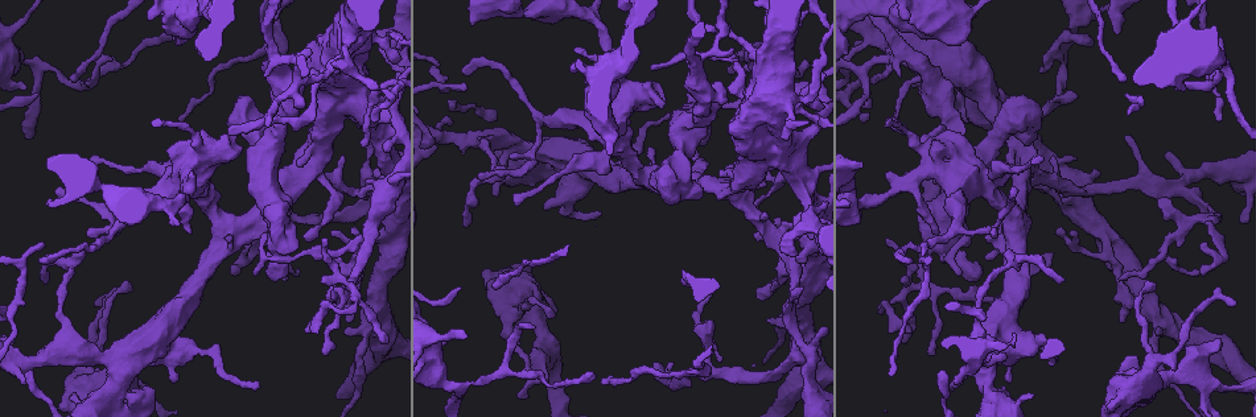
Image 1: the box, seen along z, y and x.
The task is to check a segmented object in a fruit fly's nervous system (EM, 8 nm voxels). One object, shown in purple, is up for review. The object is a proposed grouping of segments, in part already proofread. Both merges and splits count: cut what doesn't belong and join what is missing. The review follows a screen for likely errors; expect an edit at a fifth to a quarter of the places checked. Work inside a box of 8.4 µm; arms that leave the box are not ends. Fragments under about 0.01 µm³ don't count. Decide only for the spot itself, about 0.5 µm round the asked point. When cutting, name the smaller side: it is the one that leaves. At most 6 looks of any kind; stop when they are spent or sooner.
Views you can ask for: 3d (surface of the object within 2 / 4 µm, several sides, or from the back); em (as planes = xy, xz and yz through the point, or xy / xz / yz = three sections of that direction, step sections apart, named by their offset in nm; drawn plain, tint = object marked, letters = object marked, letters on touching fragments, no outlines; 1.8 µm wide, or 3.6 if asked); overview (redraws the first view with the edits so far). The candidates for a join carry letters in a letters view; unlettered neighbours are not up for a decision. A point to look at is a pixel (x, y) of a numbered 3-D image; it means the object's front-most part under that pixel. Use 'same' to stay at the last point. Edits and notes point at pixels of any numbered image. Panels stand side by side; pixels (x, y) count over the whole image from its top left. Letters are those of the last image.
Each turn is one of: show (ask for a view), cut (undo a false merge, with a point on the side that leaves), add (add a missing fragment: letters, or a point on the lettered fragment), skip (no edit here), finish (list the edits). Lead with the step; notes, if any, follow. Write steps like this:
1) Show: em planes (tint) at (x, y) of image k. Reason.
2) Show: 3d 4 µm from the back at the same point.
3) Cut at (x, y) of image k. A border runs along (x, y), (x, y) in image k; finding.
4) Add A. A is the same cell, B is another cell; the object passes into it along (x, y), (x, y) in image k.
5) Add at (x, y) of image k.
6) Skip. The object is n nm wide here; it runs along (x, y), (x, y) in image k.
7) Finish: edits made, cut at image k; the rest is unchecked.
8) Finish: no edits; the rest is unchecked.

Show: em planes (letters) at (1127, 135) of image 1. Tapers out.

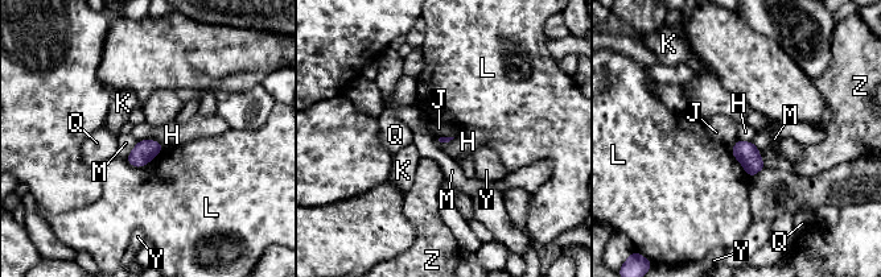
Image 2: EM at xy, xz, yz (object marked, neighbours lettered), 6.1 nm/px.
Skip. The longest contact is with L, 240 nm; H, J, K, L, M, Q, Y and Z are other cells; a border runs along (139, 140), (156, 140), (163, 147) in image 2; no lettered fragment goes on from it.

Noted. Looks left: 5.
Show: 3d 4 µm at (462, 389) of image 1. Three arms meet.

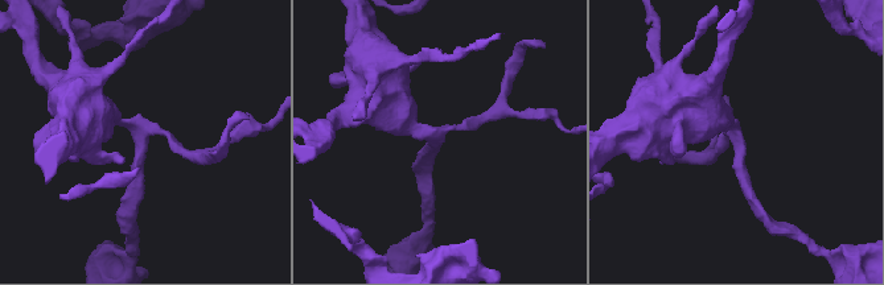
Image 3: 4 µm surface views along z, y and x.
Show: em planes (tint) at (441, 130) of image 3. 3 arms meet here.

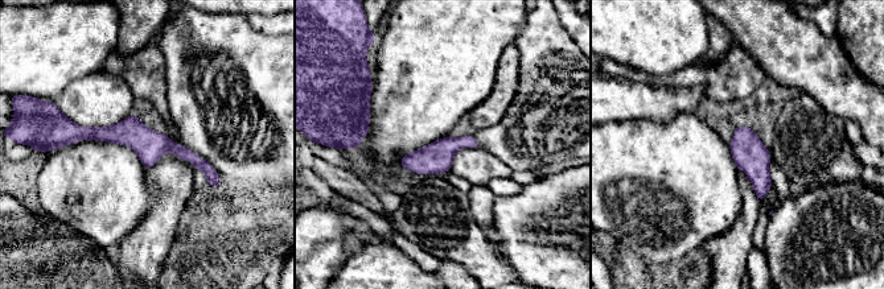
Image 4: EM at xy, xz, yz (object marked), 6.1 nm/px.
Show: em planes (letters) at the same point. What lies round it.

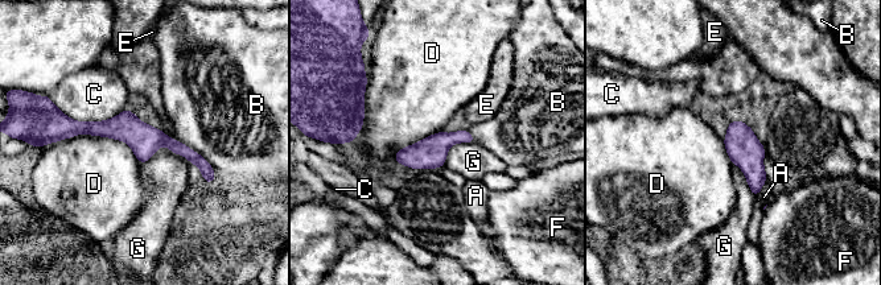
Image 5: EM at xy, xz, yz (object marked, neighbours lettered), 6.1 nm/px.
Skip. A, B, C, D, E, F and G are other cells; all the same neuron.

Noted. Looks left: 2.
Show: 3d 2 µm at (929, 266) of image 1. Abrupt turn.

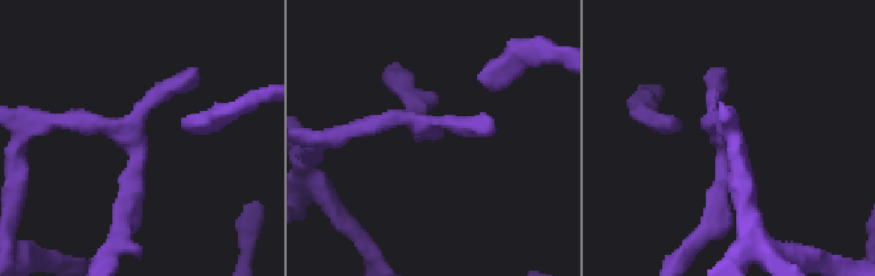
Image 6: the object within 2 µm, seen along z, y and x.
Show: em planes (letters) at (429, 134) of image 6.

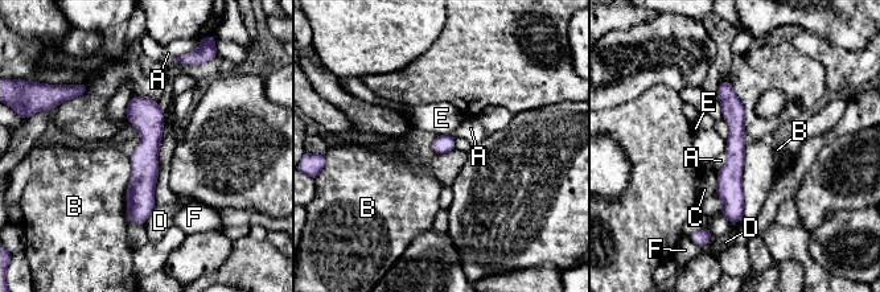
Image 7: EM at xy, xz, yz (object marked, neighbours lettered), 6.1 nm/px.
Skip. A, B, C, D, E and F are other cells; a border runs along (449, 135), (436, 136) in image 7; one neuron here.

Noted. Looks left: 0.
Finish: no edits; the rest is unchecked.

